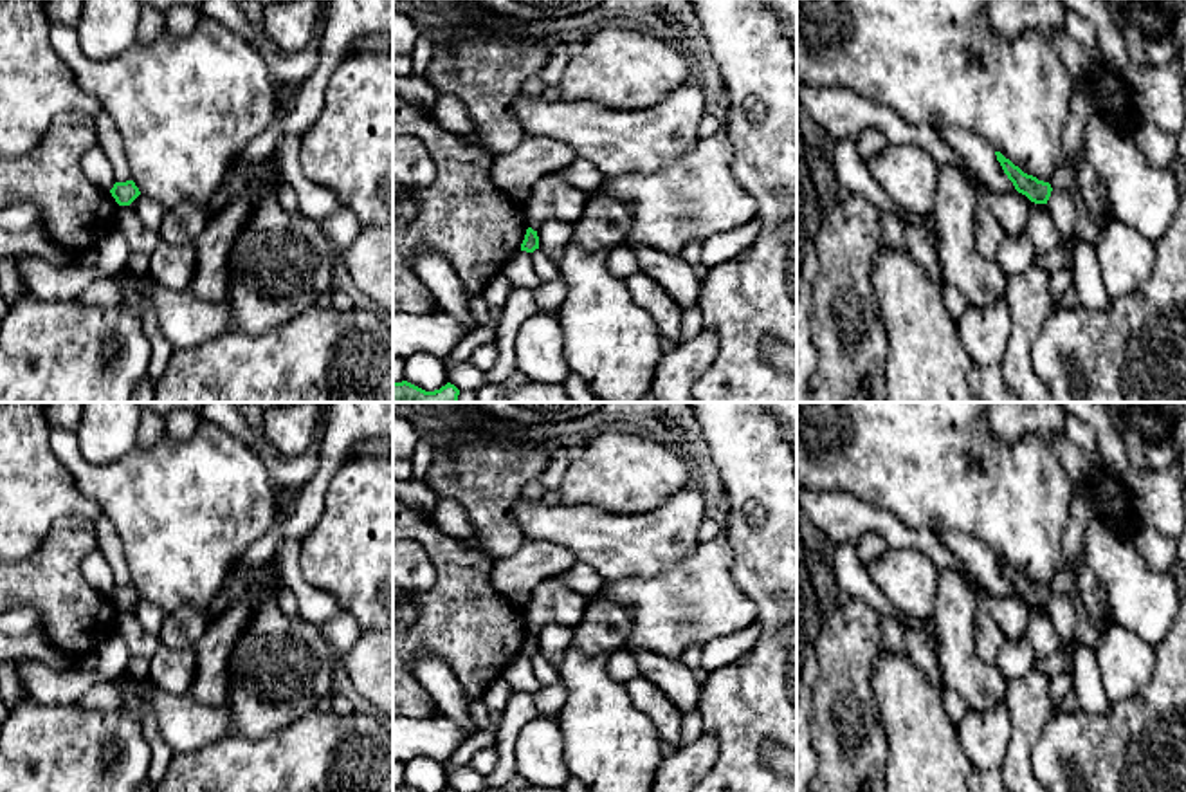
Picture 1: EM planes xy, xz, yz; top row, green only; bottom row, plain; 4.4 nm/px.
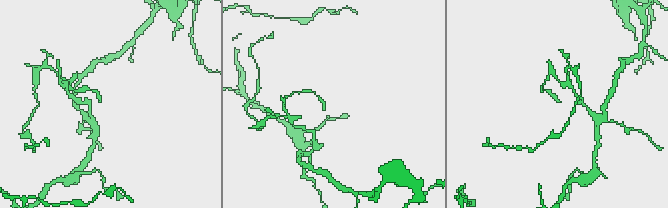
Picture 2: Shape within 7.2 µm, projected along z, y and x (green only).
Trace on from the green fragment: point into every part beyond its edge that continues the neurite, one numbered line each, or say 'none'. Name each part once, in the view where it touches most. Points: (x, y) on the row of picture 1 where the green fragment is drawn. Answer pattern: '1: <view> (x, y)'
none

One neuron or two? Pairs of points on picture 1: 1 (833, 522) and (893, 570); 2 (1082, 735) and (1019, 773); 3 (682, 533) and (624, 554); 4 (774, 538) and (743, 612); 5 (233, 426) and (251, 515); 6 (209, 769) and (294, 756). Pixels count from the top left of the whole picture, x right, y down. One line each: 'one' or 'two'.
1: two
2: two
3: one
4: two
5: two
6: one

